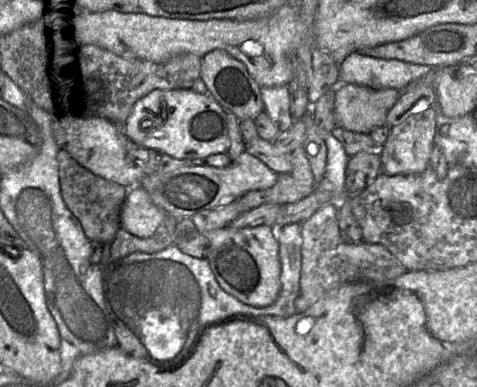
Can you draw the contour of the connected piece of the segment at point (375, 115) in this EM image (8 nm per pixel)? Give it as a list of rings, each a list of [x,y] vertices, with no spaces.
[[[338,84],[334,88],[334,115],[336,125],[349,131],[369,133],[372,129],[386,126],[386,116],[399,100],[401,92],[392,88],[371,88],[358,84]]]

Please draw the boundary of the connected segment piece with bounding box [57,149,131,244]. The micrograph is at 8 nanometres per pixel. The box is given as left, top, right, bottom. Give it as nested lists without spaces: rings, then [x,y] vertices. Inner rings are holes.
[[[59,149],[57,160],[62,198],[69,211],[81,224],[86,237],[91,242],[112,242],[122,227],[121,211],[131,188],[93,173],[80,165],[66,150]]]

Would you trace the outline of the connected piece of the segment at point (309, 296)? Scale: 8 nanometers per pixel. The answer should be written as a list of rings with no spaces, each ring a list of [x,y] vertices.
[[[328,203],[316,211],[310,218],[301,223],[301,276],[300,292],[295,300],[297,313],[305,312],[309,307],[318,302],[330,291],[343,284],[366,281],[371,284],[391,283],[394,279],[406,273],[405,266],[385,246],[376,243],[361,241],[358,244],[346,244],[343,242],[338,226],[338,203]]]

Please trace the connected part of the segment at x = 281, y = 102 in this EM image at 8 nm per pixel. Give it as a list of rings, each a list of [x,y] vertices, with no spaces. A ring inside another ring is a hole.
[[[288,85],[261,87],[264,111],[280,132],[288,130],[295,122],[290,114]]]

